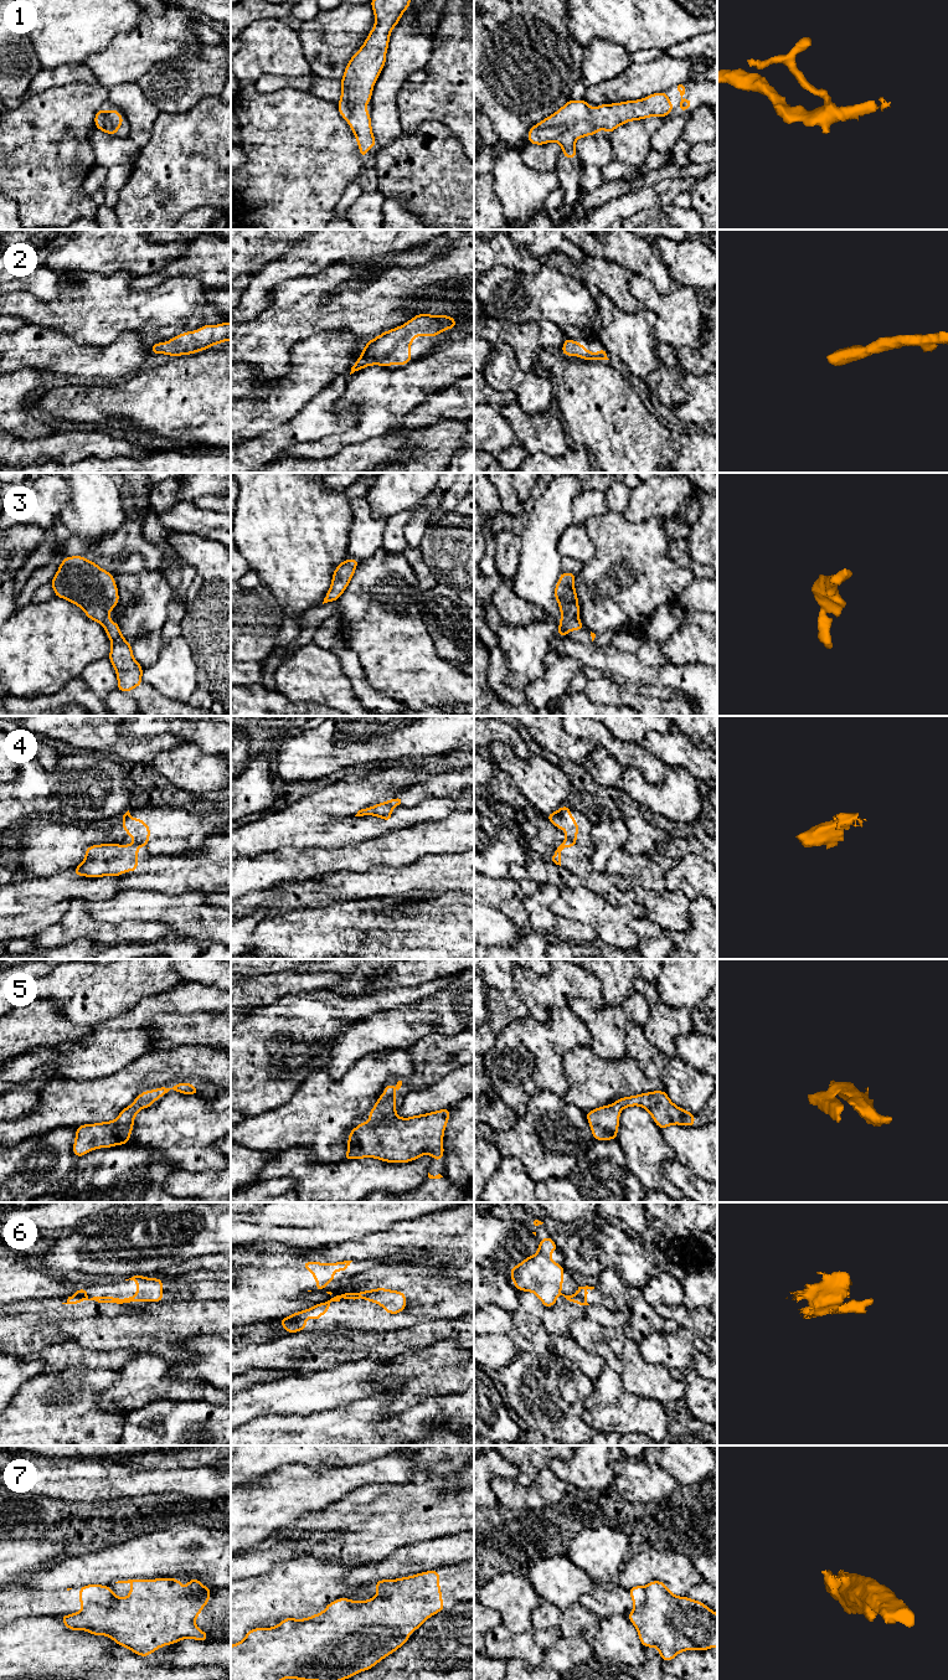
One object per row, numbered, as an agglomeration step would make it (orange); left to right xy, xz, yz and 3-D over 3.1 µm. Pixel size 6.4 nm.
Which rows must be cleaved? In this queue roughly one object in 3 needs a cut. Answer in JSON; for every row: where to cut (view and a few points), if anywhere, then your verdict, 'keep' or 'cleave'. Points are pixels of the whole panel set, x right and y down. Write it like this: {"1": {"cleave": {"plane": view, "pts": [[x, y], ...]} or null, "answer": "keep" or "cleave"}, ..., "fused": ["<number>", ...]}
{"1": {"cleave": null, "answer": "keep"}, "2": {"cleave": null, "answer": "keep"}, "3": {"cleave": null, "answer": "keep"}, "4": {"cleave": {"plane": "yz", "pts": [[566, 840], [571, 840], [575, 844]]}, "answer": "cleave"}, "5": {"cleave": null, "answer": "keep"}, "6": {"cleave": {"plane": "yz", "pts": [[573, 1297], [575, 1302]]}, "answer": "cleave"}, "7": {"cleave": {"plane": "xy", "pts": [[114, 1596], [109, 1604], [87, 1604], [82, 1609]]}, "answer": "cleave"}, "fused": ["4", "6", "7"]}

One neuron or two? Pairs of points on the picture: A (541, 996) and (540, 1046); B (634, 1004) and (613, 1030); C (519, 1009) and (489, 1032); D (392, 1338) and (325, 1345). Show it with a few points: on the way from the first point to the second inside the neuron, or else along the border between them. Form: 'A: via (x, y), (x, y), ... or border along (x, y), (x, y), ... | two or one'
A: border along (565, 1005), (552, 1009), (544, 1021), (530, 1016) | two
B: via (628, 1010), (613, 1024) | one
C: via (511, 1009), (495, 1025) | one
D: via (376, 1345), (341, 1345) | one

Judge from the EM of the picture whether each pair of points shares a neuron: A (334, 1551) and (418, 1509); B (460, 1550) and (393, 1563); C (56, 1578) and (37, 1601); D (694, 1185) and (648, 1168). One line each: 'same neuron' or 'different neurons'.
A: same neuron
B: same neuron
C: different neurons
D: different neurons

